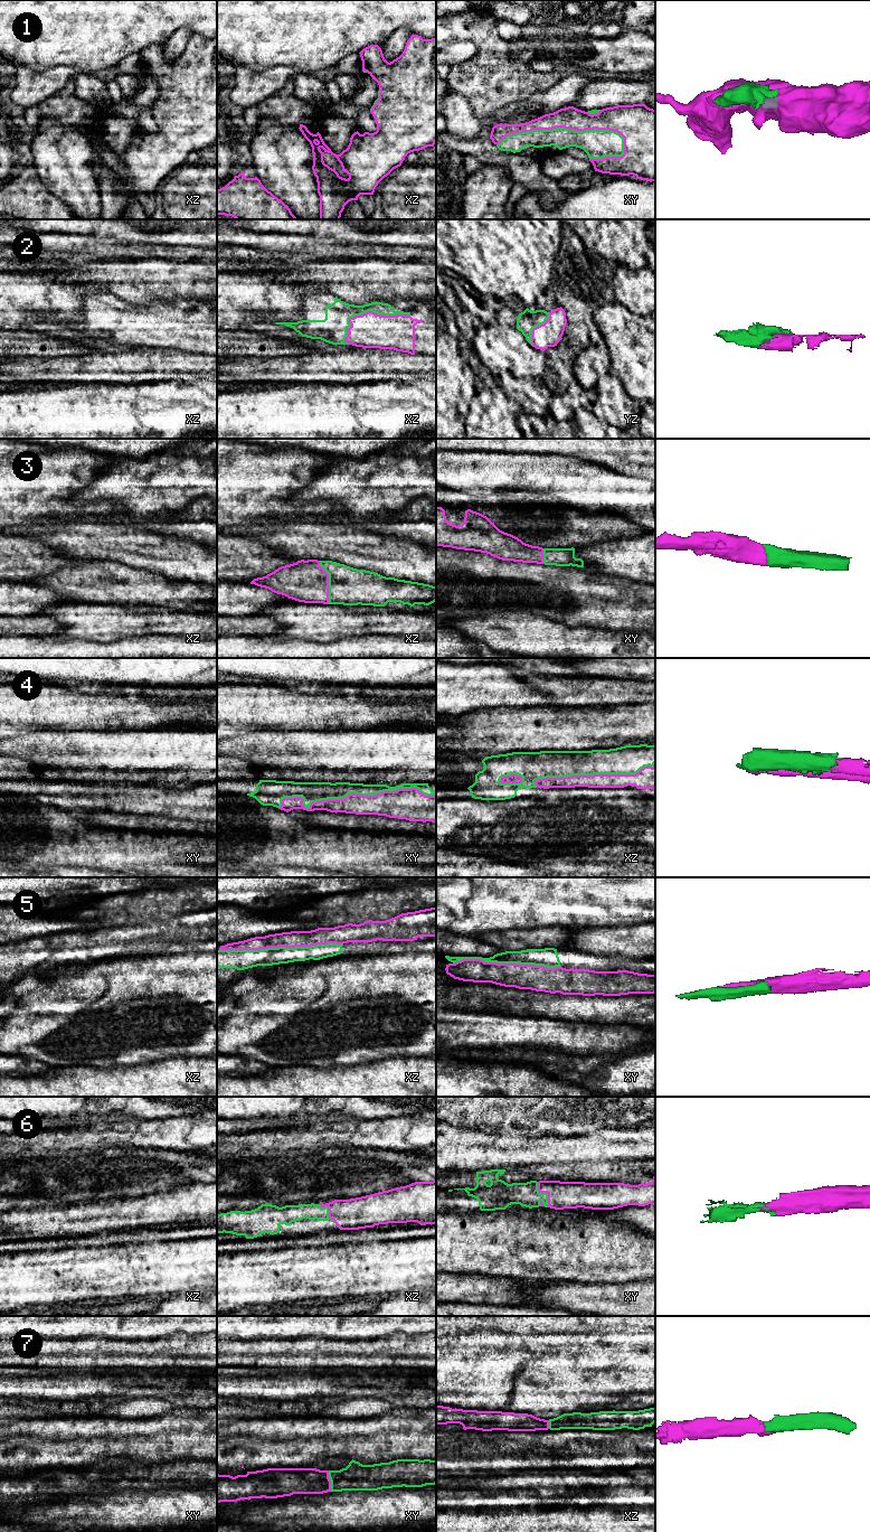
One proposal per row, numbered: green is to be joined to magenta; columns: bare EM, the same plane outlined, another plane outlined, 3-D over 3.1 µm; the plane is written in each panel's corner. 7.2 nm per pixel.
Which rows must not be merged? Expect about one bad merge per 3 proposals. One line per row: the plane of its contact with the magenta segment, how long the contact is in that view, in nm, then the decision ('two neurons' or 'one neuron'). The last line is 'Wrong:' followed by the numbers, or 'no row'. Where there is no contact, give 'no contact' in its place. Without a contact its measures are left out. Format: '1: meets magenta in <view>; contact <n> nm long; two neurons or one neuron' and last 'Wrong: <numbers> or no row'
1: meets magenta in xy; contact 900 nm long; one neuron
2: meets magenta in xz; contact 500 nm long; one neuron
3: meets magenta in xz; contact 320 nm long; one neuron
4: meets magenta in xy; contact 1150 nm long; one neuron
5: meets magenta in xz; contact 900 nm long; one neuron
6: meets magenta in xy; contact 200 nm long; one neuron
7: meets magenta in xy; contact 150 nm long; one neuron
Wrong: no row

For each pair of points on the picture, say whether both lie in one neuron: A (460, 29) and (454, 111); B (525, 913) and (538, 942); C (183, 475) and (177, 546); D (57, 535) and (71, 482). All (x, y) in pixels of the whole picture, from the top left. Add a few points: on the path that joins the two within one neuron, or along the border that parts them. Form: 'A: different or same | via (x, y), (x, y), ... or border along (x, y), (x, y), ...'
A: different | border along (447, 86), (460, 93), (473, 111)
B: different | border along (558, 928), (513, 928), (506, 931)
C: different | border along (152, 532), (159, 535), (191, 538), (204, 544)
D: different | border along (86, 522), (34, 524)

